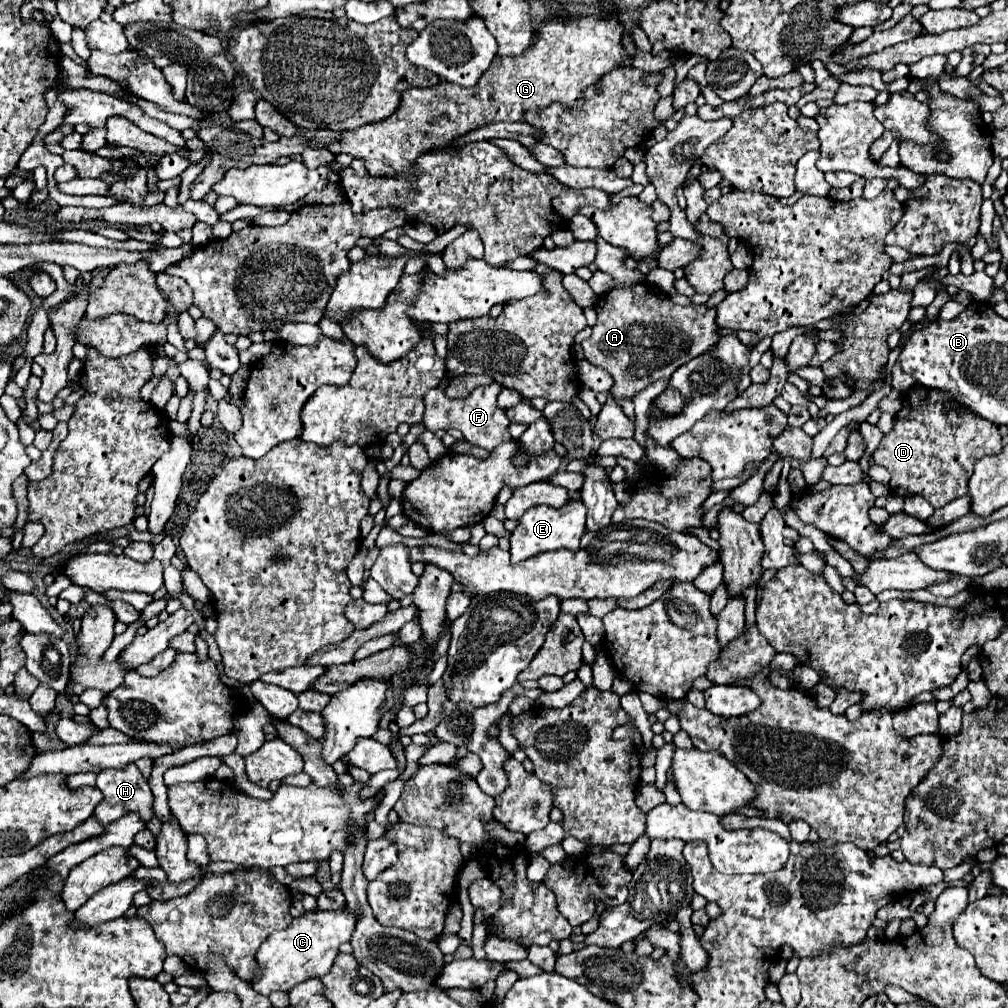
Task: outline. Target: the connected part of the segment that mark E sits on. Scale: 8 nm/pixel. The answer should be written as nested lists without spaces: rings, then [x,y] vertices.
[[[569,502],[563,508],[553,506],[535,506],[529,508],[511,536],[511,562],[523,562],[541,552],[567,548],[573,552],[579,550],[579,540],[585,534],[585,506],[583,502]]]

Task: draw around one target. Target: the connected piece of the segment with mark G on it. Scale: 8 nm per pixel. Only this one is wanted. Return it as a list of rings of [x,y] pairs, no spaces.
[[[595,16],[547,20],[537,42],[523,56],[497,56],[473,88],[461,88],[449,82],[439,82],[433,88],[409,88],[403,92],[395,114],[381,122],[343,132],[343,138],[333,142],[329,150],[365,160],[371,176],[397,176],[411,172],[417,158],[425,152],[451,148],[471,130],[491,122],[525,122],[525,112],[541,112],[553,102],[565,108],[577,108],[583,104],[583,92],[589,84],[613,68],[623,66],[621,34],[623,28],[619,22],[599,20]]]

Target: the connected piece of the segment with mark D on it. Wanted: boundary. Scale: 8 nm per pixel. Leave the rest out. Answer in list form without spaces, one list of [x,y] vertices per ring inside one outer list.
[[[915,388],[903,396],[907,404],[897,412],[895,416],[895,426],[889,434],[883,436],[879,448],[873,452],[873,460],[879,466],[885,466],[891,472],[891,482],[889,488],[893,494],[905,498],[911,494],[923,496],[933,508],[943,508],[951,500],[965,496],[967,494],[967,480],[973,474],[973,466],[979,458],[985,454],[999,454],[1001,452],[1001,436],[997,430],[997,424],[989,424],[985,418],[963,410],[957,426],[951,424],[947,414],[957,414],[951,408],[951,396],[943,390],[927,390],[927,388]]]

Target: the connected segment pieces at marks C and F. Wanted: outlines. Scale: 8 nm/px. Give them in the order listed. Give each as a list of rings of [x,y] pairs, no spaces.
[[[345,904],[341,910],[311,910],[305,912],[299,918],[293,918],[293,922],[285,930],[273,932],[257,952],[257,960],[261,962],[263,974],[259,980],[253,982],[255,992],[269,996],[273,990],[285,990],[289,992],[295,984],[313,978],[313,976],[325,976],[329,968],[335,964],[339,946],[343,942],[349,942],[355,926],[357,926],[357,912],[349,910]]]
[[[491,382],[491,384],[485,384],[485,386],[477,386],[463,400],[451,400],[451,398],[445,396],[443,390],[433,388],[433,390],[429,390],[425,394],[425,416],[423,416],[423,422],[425,422],[429,432],[437,432],[439,428],[443,428],[443,430],[449,430],[449,428],[457,429],[463,432],[467,442],[493,452],[493,448],[497,448],[499,444],[507,442],[511,438],[511,434],[507,430],[509,420],[507,420],[505,412],[497,406],[499,392],[501,392],[501,386],[497,382]]]

